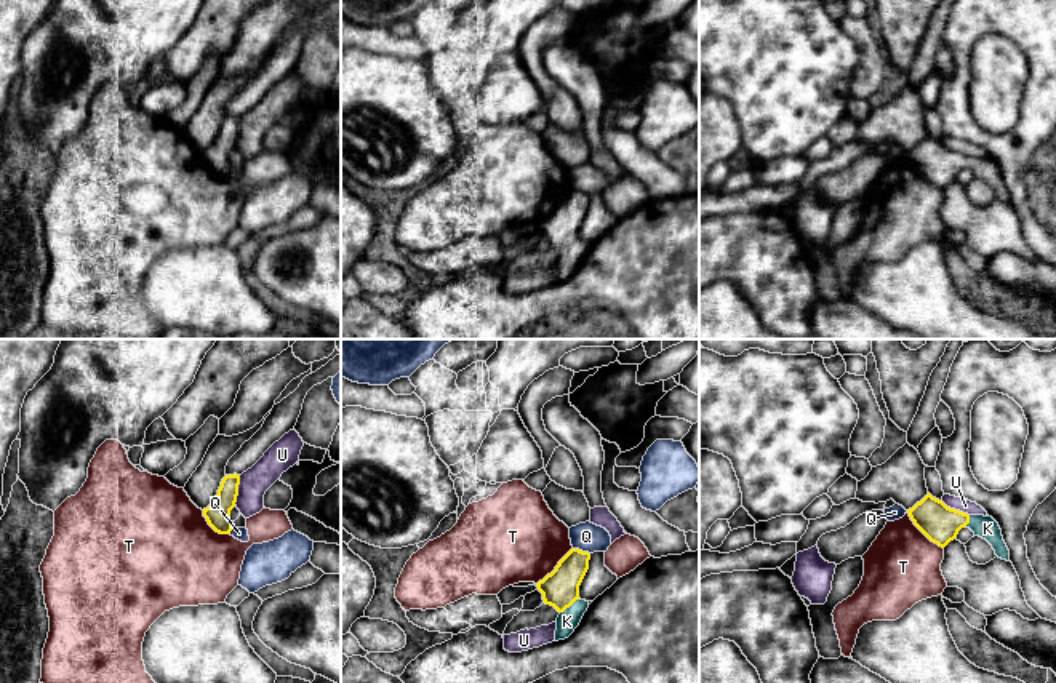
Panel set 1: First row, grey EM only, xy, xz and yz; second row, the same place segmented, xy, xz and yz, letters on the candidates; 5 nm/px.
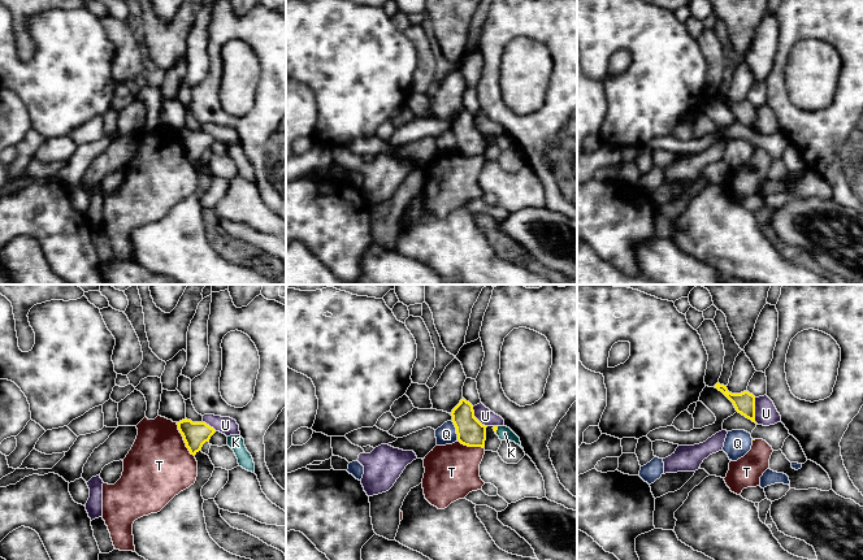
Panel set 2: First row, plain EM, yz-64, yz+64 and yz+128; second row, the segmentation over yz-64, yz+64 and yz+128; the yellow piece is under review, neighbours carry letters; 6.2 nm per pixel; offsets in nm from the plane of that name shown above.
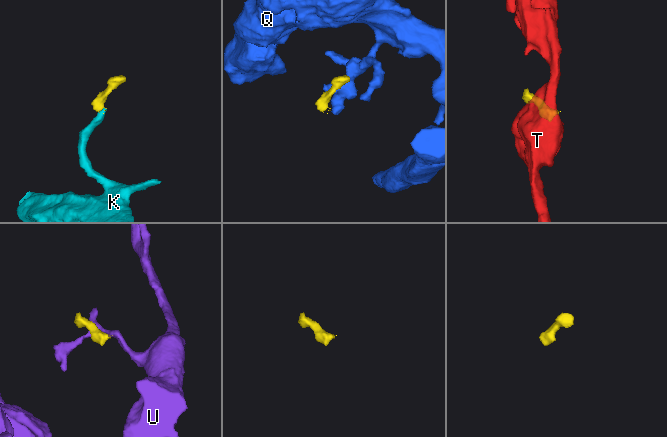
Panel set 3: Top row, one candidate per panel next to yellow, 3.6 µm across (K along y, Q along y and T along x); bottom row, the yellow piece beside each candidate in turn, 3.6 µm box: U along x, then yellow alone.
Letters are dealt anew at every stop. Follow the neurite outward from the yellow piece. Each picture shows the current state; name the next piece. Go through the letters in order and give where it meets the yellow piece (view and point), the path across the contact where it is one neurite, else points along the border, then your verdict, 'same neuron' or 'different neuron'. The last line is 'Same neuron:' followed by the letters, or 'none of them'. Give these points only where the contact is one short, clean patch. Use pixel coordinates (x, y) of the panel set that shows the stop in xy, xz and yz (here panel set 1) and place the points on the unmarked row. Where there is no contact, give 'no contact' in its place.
K: contact xz (570, 247); way xz (560, 231), (570, 247), (570, 259), (567, 263); same neuron
Q: contact xz (581, 192); border xz (573, 189), (589, 195); different neuron
T: contact yz (924, 175); border yz (906, 154), (943, 191); different neuron
U: contact xy (237, 131); different neuron
Same neuron: K

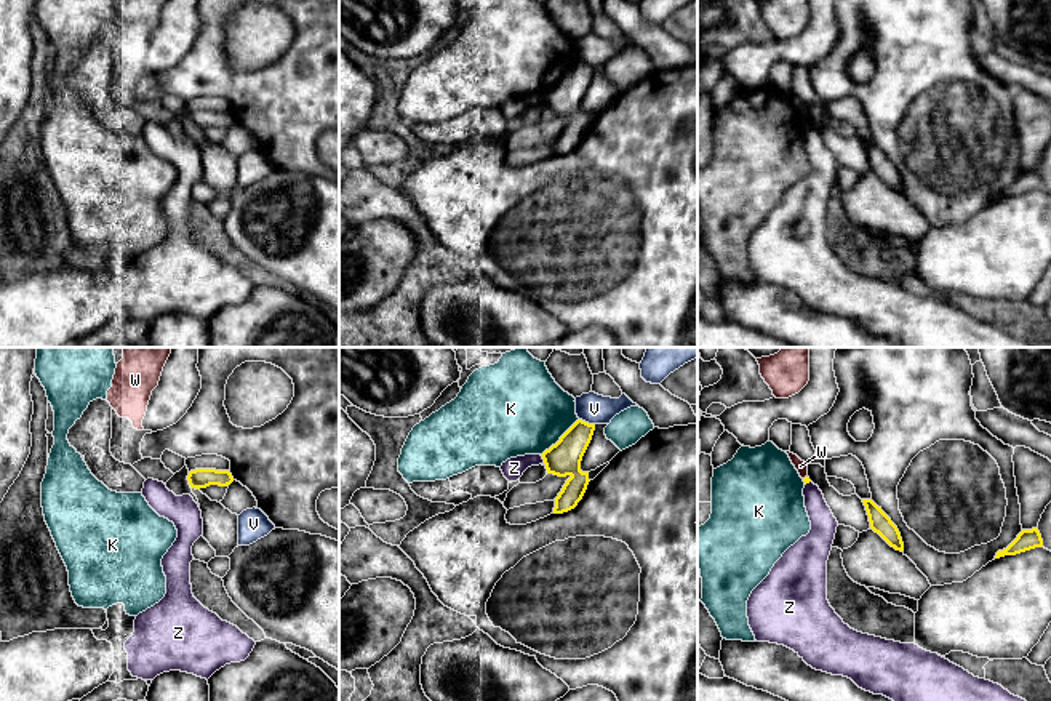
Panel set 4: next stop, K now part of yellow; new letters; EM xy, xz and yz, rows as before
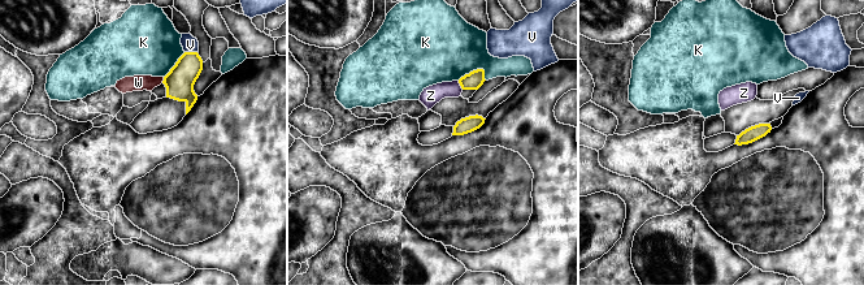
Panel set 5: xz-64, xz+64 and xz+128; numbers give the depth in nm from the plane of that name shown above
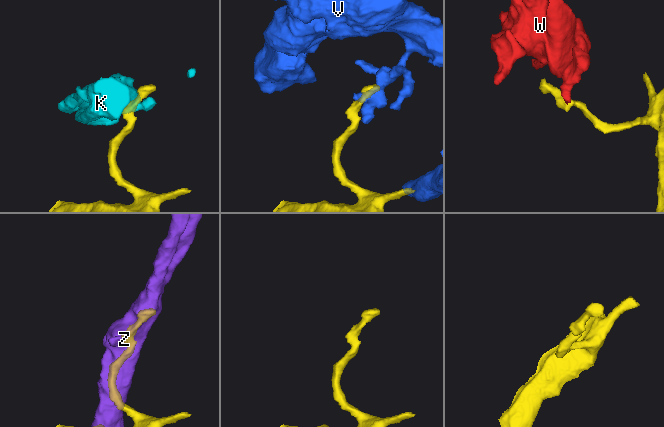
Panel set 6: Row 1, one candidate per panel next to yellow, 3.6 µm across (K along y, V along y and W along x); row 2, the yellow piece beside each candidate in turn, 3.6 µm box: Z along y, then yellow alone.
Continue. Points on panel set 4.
K: contact xz (560, 79); border xz (578, 60), (541, 96); different neuron
V: contact xz (587, 64); different neuron
W: contact yz (805, 119); border yz (807, 117), (803, 120); different neuron
Z: contact xz (543, 100); border xz (539, 96), (546, 106); different neuron
Same neuron: none of them

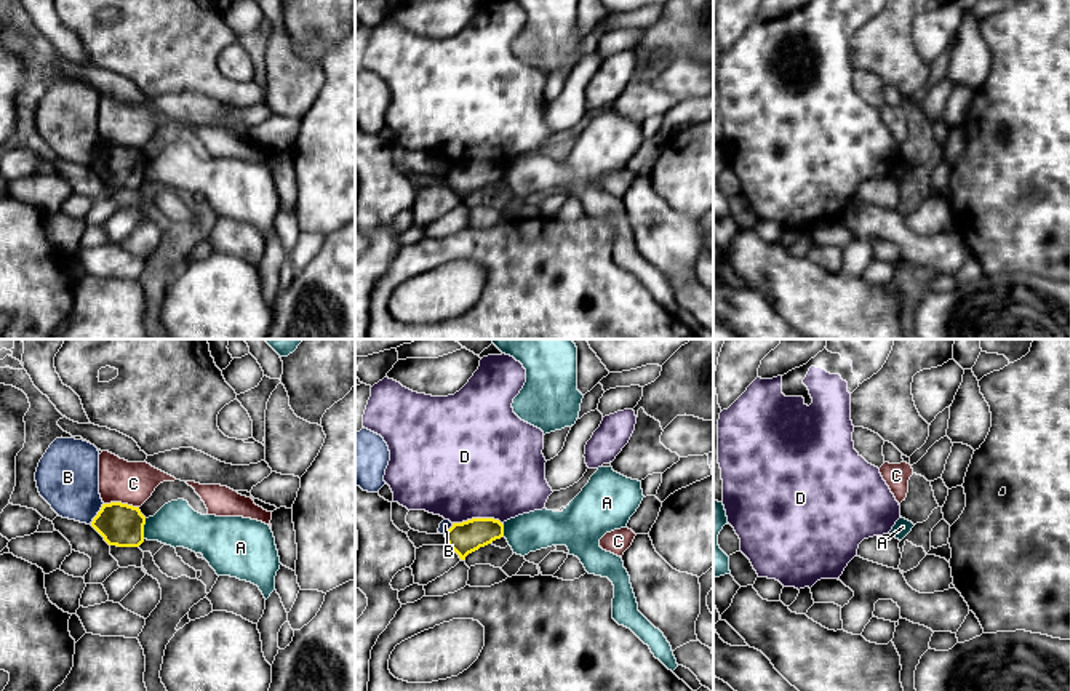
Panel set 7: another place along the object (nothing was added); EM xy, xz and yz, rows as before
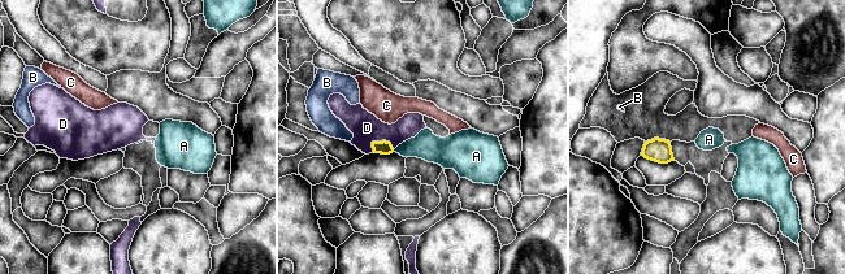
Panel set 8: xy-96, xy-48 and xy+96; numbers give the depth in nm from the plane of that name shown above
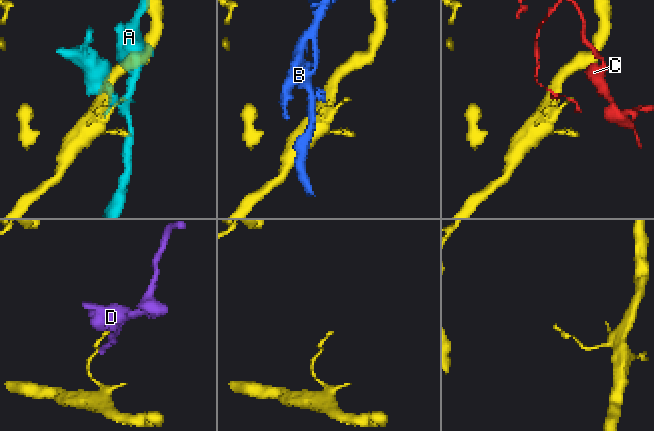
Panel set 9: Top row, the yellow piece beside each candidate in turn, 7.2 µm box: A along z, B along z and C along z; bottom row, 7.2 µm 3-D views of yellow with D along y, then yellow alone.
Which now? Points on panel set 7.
A: contact xy (143, 170); different neuron
B: contact xy (98, 155); border xy (103, 144), (90, 165); different neuron
C: contact xy (120, 144); different neuron
D: contact xz (477, 160); border xz (501, 163), (493, 160), (467, 160), (453, 165); different neuron
Same neuron: none of them

